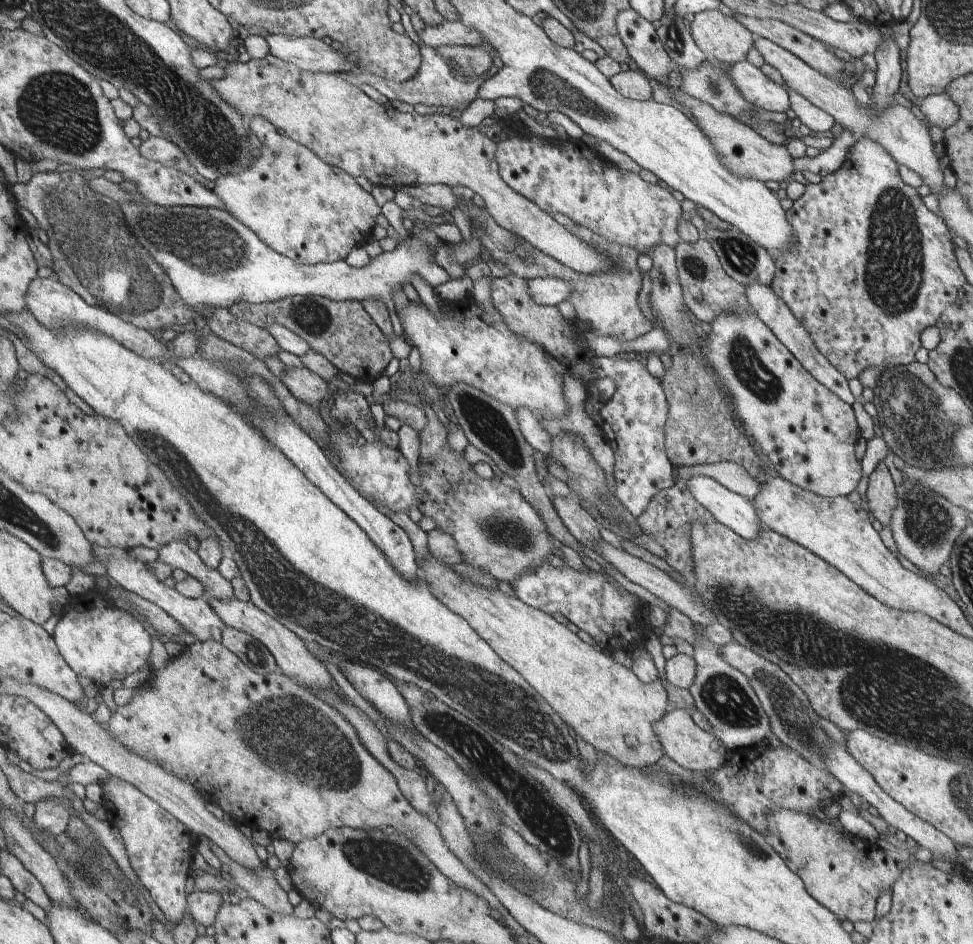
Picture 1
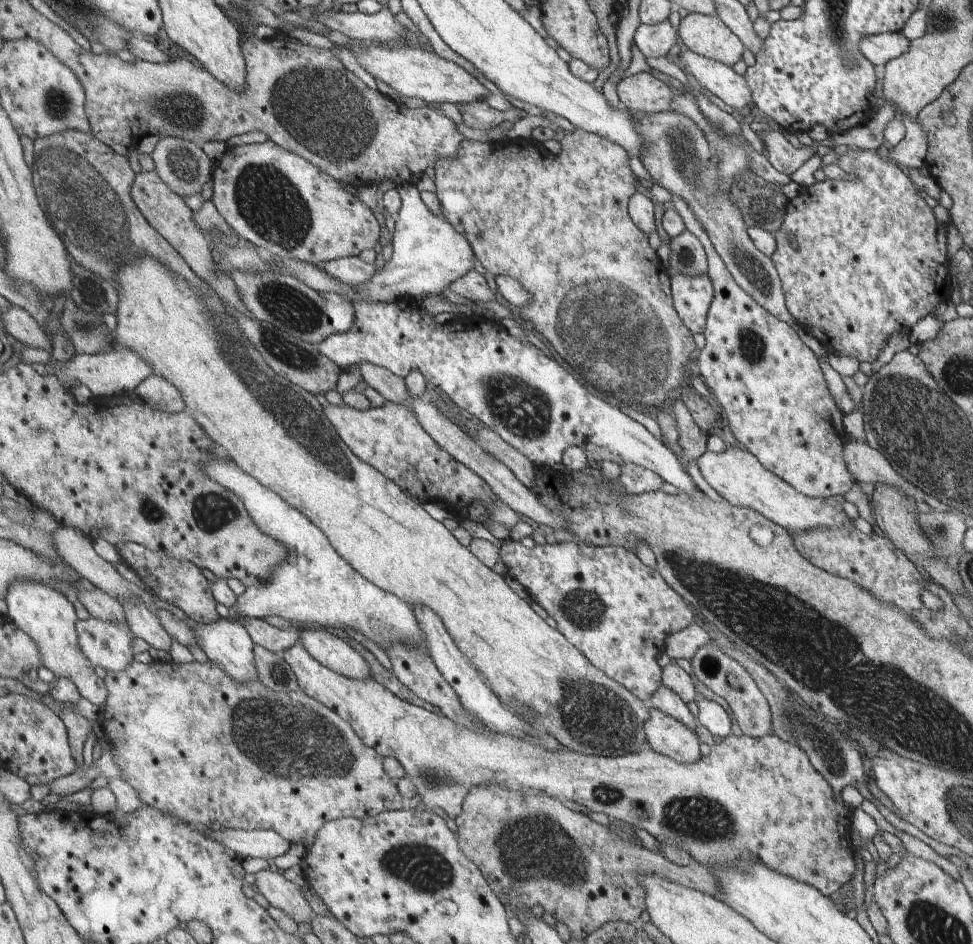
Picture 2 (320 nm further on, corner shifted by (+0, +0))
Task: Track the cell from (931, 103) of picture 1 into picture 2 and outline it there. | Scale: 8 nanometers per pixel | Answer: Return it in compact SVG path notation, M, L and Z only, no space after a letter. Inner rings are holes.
M904 114L900 116L900 119L905 126L905 136L898 146L890 148L890 160L896 162L904 170L907 170L908 167L918 169L926 167L928 132L924 130L924 126L918 118L912 120Z

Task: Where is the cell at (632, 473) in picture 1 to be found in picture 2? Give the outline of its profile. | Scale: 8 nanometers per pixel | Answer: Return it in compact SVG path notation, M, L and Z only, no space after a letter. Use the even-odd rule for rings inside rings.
M618 463L621 467L620 479L621 489L630 494L642 494L650 490L659 490L664 480L649 469L637 466L633 463Z

